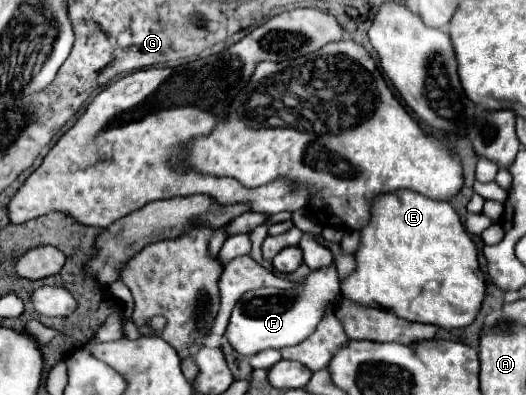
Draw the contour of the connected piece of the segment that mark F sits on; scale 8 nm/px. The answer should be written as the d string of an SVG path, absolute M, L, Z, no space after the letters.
M334 264L322 270L310 272L308 278L302 280L302 288L278 290L278 288L258 288L246 292L236 306L232 308L226 338L230 346L242 356L254 356L266 348L286 348L296 346L304 338L314 332L326 306L336 306L340 300L340 282L334 270Z

